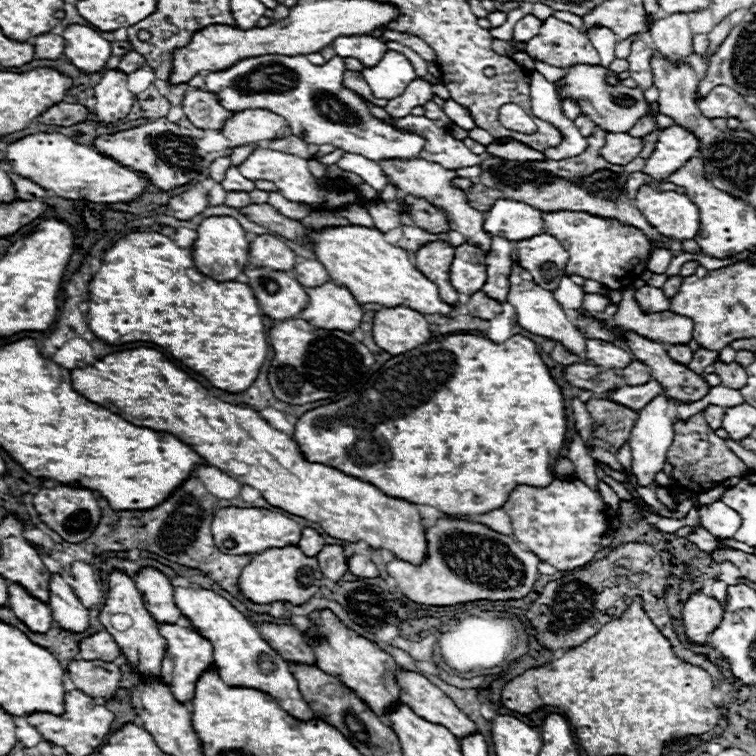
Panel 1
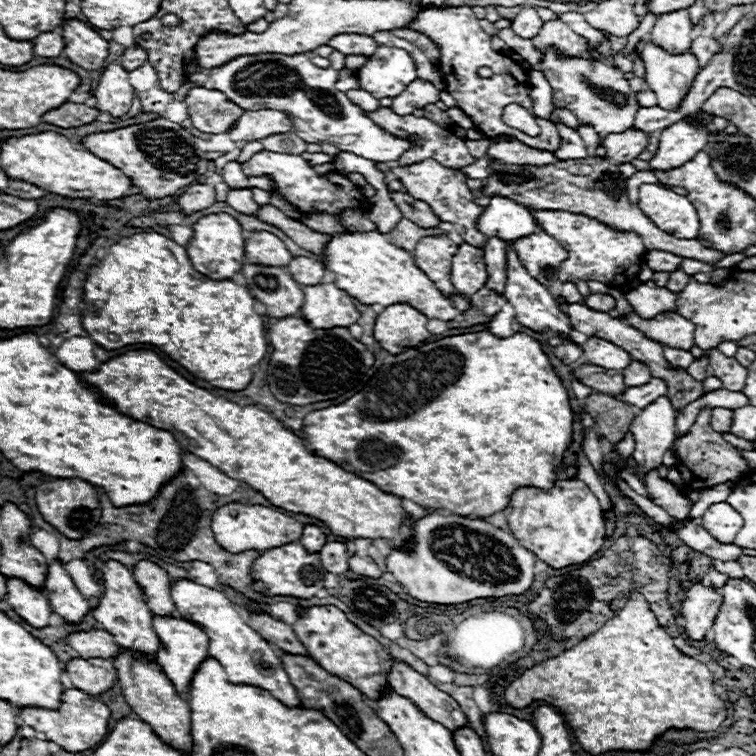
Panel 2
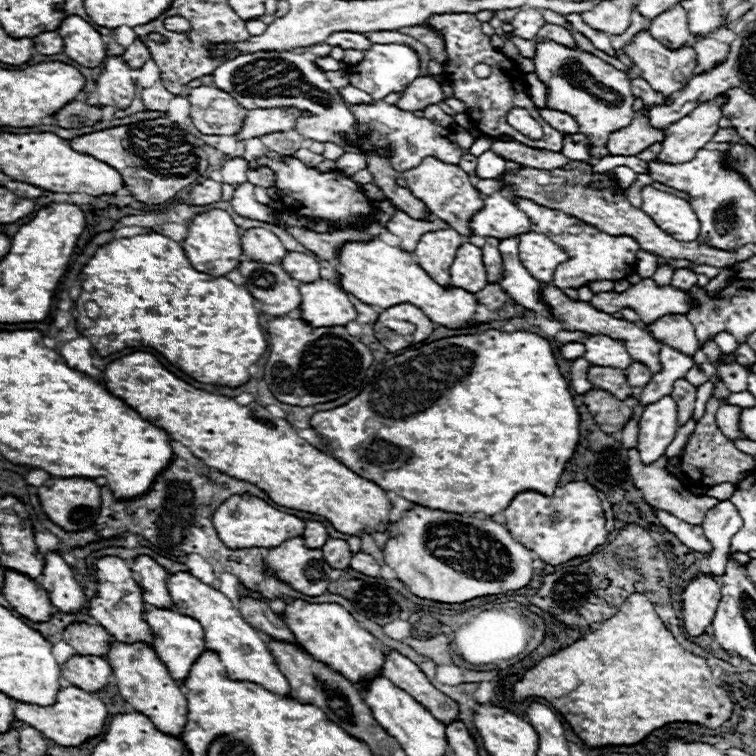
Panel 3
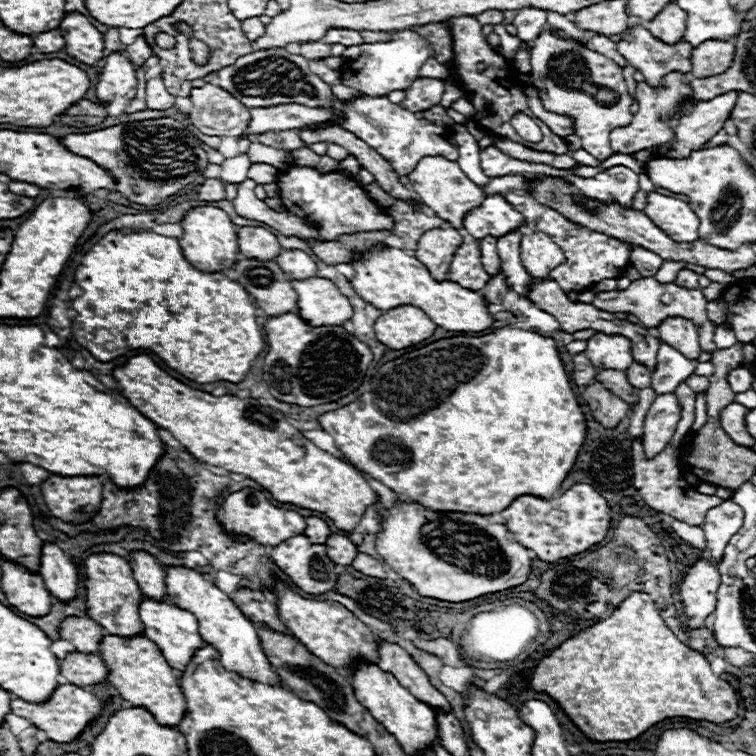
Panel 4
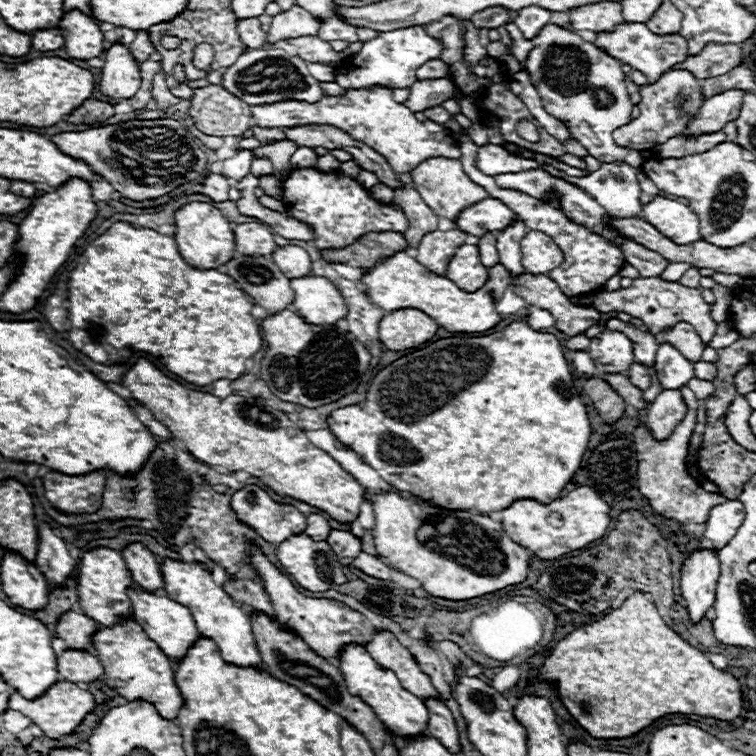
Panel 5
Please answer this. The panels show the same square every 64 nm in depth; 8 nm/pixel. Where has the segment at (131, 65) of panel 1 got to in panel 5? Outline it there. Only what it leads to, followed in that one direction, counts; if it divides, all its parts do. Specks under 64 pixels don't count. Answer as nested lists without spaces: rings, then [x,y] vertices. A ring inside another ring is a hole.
[[[138,30],[136,32],[136,40],[128,46],[130,52],[136,56],[138,62],[144,62],[150,58],[150,54],[154,52],[154,46],[150,42],[150,34],[146,30]]]

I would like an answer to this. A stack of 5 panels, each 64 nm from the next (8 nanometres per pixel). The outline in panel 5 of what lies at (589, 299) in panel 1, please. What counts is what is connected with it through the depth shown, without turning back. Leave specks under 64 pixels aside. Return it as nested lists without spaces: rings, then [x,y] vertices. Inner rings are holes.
[[[636,278],[630,288],[620,288],[616,292],[602,290],[594,296],[592,306],[598,312],[618,310],[618,312],[626,312],[634,318],[640,318],[652,334],[672,328],[678,322],[688,322],[694,326],[698,336],[702,336],[702,340],[706,340],[706,344],[710,344],[710,340],[718,328],[718,322],[714,322],[714,318],[710,316],[710,306],[702,300],[702,294],[698,288],[688,288],[678,282],[668,282],[668,280],[660,280],[660,278]]]

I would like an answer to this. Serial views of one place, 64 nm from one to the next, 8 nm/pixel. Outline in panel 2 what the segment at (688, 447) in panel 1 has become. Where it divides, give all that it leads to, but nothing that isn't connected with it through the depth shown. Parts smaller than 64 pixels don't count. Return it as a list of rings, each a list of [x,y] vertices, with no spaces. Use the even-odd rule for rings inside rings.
[[[702,408],[690,432],[674,442],[678,470],[682,472],[684,482],[694,490],[704,490],[722,482],[738,482],[742,476],[750,472],[746,458],[742,458],[740,452],[722,438],[722,434],[712,430],[710,416],[712,416],[712,408]]]

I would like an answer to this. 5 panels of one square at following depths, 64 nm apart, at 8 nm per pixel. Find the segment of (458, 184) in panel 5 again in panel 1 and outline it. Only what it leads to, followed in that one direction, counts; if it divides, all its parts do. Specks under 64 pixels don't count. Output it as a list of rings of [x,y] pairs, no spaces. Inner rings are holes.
[[[414,158],[414,160],[382,160],[378,164],[384,170],[384,174],[390,176],[392,184],[398,186],[404,194],[412,194],[412,196],[430,200],[430,204],[434,204],[436,208],[442,208],[446,218],[448,218],[448,224],[454,230],[458,230],[468,244],[474,244],[476,248],[482,248],[484,252],[490,250],[492,236],[482,230],[484,214],[474,210],[466,200],[466,192],[452,184],[452,180],[456,178],[454,170],[446,170],[436,162],[428,162],[428,160],[420,160],[420,158]]]

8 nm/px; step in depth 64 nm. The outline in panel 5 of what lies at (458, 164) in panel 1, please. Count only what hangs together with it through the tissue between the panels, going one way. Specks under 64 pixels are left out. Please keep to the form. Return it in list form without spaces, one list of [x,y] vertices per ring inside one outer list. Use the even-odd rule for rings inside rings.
[[[384,86],[372,88],[350,88],[342,96],[322,96],[318,102],[302,102],[302,100],[280,100],[274,104],[252,106],[252,118],[258,126],[264,128],[290,128],[298,124],[330,124],[340,128],[348,136],[366,146],[374,148],[378,154],[386,156],[388,164],[396,174],[412,172],[420,162],[428,158],[460,158],[462,152],[458,142],[448,136],[442,126],[434,122],[418,122],[414,114],[392,98],[392,90]]]

